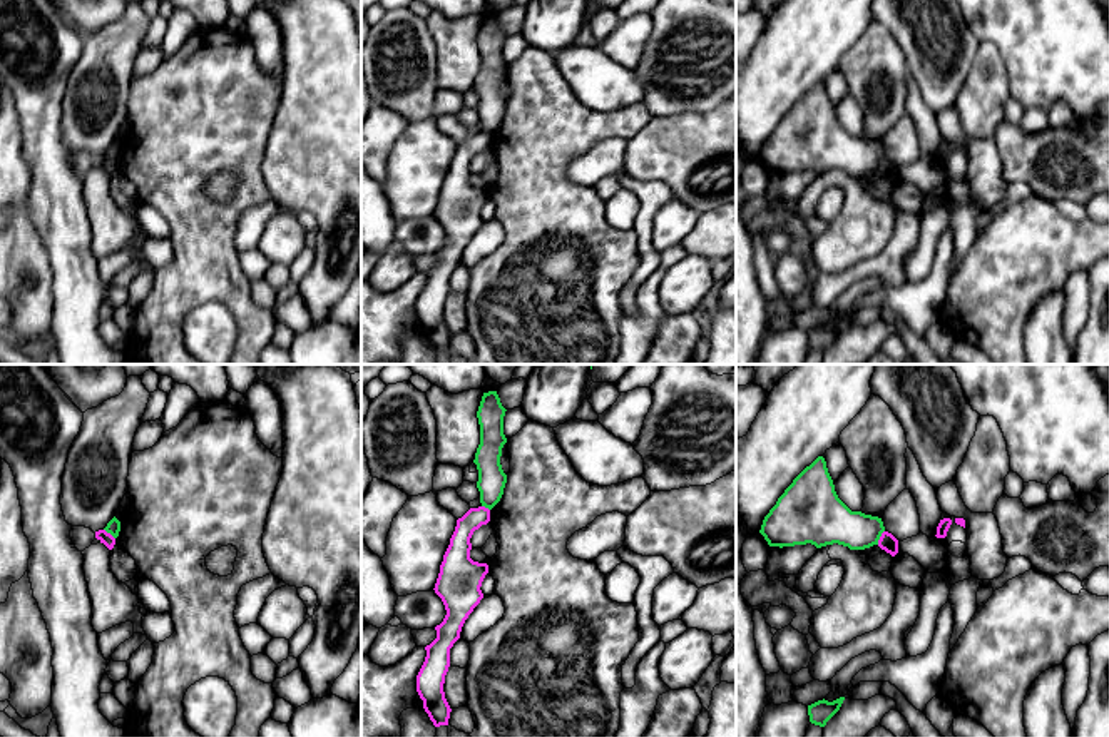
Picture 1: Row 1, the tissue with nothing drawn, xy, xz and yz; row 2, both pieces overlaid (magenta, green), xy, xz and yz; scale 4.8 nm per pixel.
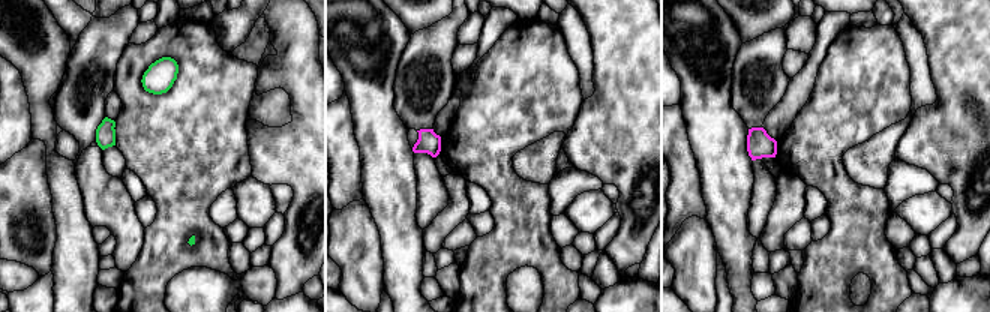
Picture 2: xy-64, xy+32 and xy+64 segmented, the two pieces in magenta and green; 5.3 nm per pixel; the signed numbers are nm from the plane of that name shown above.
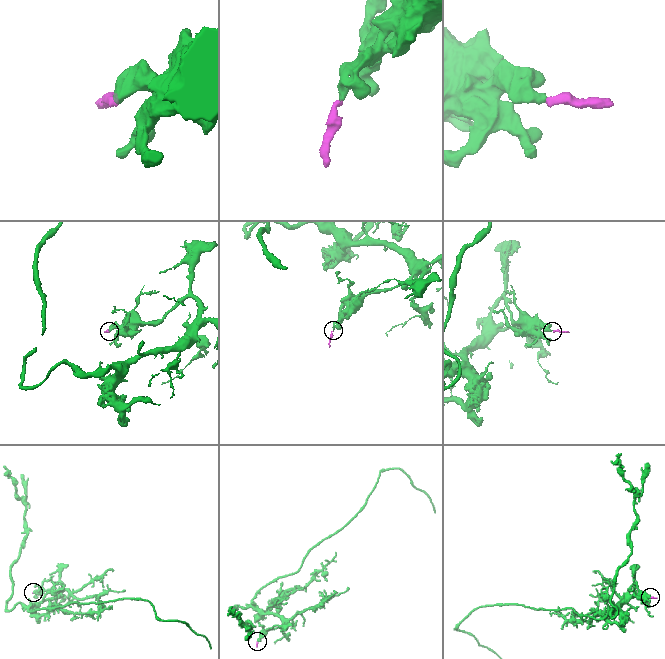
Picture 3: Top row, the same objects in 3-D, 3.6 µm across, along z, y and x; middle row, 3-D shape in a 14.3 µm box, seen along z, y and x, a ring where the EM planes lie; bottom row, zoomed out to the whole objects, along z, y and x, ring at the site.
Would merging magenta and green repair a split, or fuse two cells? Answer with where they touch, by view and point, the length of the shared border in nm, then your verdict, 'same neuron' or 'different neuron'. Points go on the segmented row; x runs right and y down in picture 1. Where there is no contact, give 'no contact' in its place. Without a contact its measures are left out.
yz (880, 537) | 80 nm | different neuron

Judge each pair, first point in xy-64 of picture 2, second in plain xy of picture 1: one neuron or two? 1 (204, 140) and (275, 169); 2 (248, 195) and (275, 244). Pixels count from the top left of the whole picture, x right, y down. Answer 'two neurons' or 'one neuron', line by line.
1: two neurons
2: one neuron

